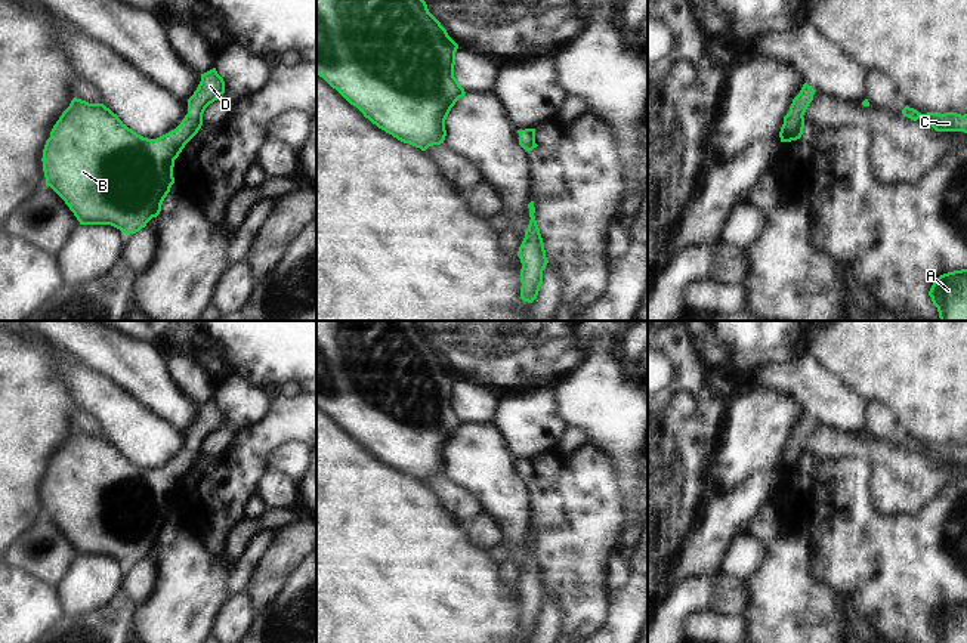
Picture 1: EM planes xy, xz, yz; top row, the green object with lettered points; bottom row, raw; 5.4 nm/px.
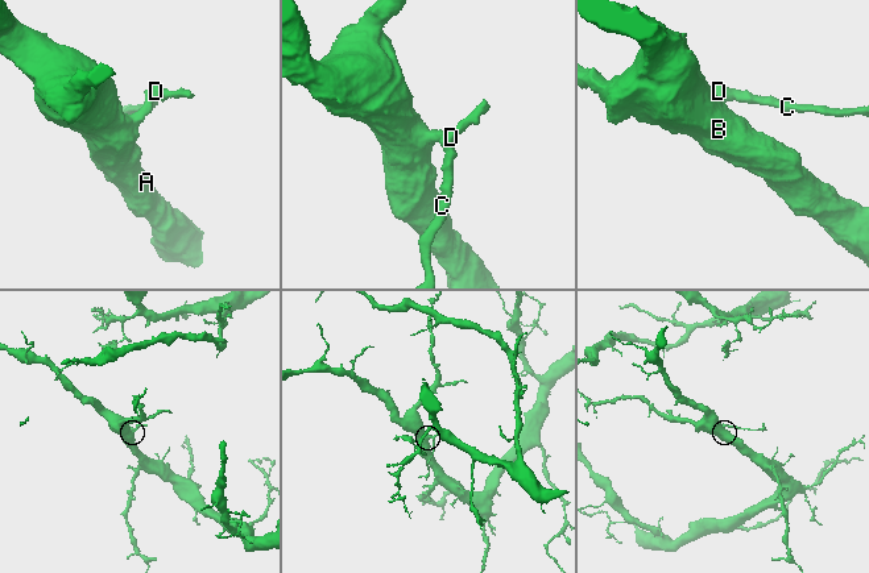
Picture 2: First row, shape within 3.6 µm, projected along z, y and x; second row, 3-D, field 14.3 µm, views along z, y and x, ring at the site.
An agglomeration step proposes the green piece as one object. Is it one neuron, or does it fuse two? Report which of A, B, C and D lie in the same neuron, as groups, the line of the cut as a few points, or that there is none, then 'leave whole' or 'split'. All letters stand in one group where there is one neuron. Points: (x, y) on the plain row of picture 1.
A B C D | no cut | leave whole

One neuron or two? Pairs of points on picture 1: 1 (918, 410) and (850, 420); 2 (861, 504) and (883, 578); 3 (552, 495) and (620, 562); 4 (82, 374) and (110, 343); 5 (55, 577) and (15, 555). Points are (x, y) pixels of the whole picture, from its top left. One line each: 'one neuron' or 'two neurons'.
1: two neurons
2: one neuron
3: two neurons
4: two neurons
5: one neuron

